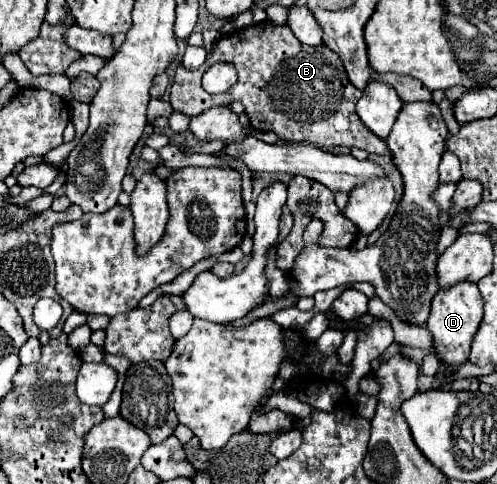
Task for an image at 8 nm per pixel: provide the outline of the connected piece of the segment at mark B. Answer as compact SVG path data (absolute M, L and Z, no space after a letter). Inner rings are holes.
M268 20L260 22L260 24L252 24L250 28L244 28L244 30L236 30L230 36L218 38L214 44L212 56L198 70L190 72L190 70L184 70L182 66L176 68L176 78L170 88L172 108L186 116L196 116L212 106L228 106L230 102L240 100L246 108L252 130L274 132L280 140L310 142L318 148L322 148L322 146L348 146L348 148L356 146L366 152L384 154L384 152L388 152L386 142L380 140L374 132L368 132L368 128L364 128L360 116L356 114L356 100L360 100L360 96L362 96L362 92L350 84L344 64L336 56L336 52L332 52L324 44L322 46L306 46L292 34L290 26L286 26L286 24L278 26ZM216 62L232 64L238 70L238 82L228 92L212 96L202 88L202 74Z

